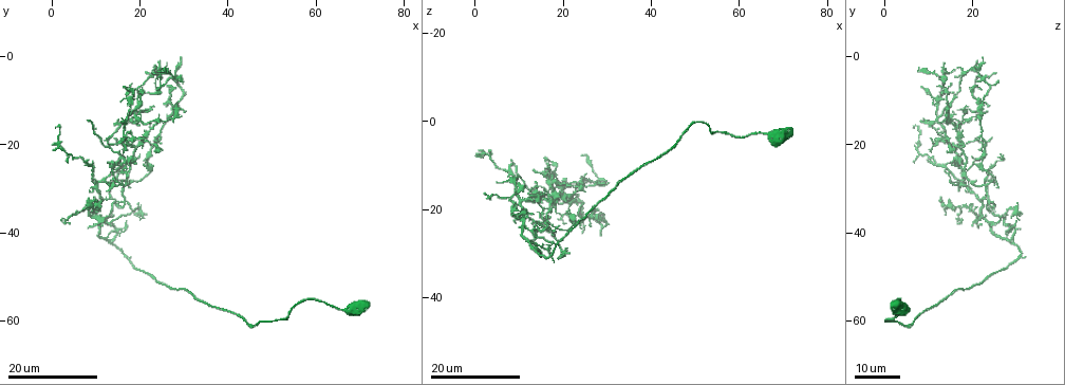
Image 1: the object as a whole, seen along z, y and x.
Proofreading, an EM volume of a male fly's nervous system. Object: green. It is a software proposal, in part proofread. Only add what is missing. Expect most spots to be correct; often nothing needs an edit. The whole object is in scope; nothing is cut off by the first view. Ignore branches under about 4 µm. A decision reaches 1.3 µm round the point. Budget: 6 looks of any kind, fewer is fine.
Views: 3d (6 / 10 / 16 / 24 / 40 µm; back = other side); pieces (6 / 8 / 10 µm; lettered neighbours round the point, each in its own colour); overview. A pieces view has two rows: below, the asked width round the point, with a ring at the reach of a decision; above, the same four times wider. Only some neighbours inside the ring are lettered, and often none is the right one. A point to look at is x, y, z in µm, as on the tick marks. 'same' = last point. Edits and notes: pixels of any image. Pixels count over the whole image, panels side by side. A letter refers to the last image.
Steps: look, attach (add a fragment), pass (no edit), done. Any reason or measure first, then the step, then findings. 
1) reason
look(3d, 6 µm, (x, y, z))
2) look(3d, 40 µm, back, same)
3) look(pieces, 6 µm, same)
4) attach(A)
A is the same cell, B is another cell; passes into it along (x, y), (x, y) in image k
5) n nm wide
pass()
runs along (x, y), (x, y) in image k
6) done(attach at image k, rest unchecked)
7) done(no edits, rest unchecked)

tapers out
look(3d, 24 µm, (18.0, 29.0, 25.5))

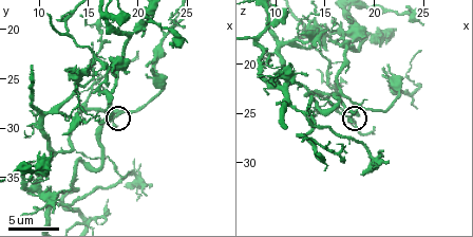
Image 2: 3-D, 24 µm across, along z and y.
look(pieces, 8 µm, (17.8, 29.6, 26.0))

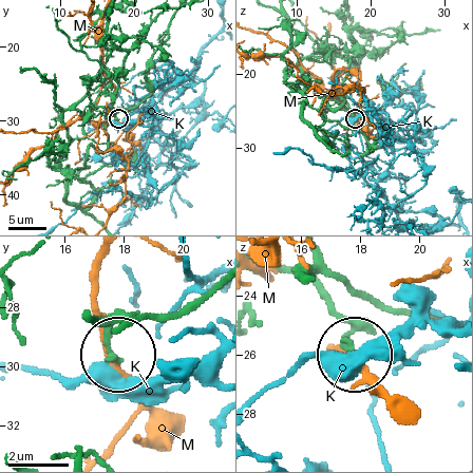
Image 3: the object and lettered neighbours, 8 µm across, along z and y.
160 nm wide
pass()
K and M are other cells; none of them fits

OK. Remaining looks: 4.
an open end
look(3d, 16 µm, (8.0, 23.0, 9.5))

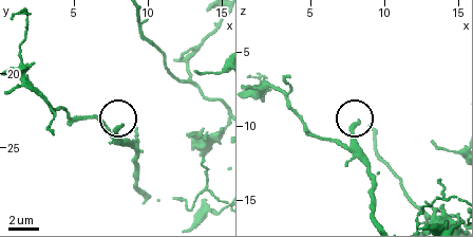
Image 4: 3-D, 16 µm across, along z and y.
look(pieces, 8 µm, (8.2, 23.6, 9.8))

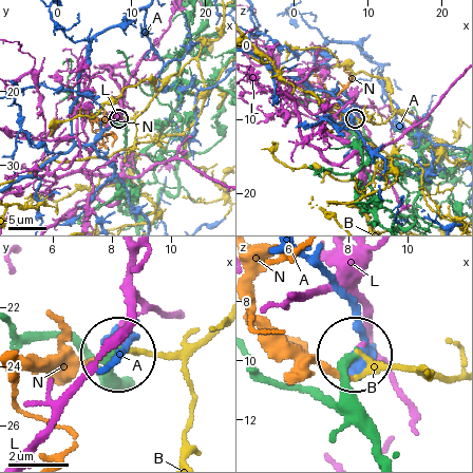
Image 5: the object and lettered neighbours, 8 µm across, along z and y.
pass()
A, B, L and N are other cells; none of them fits

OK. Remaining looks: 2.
branch stops here
look(3d, 16 µm, (8.5, 14.5, 8.5))

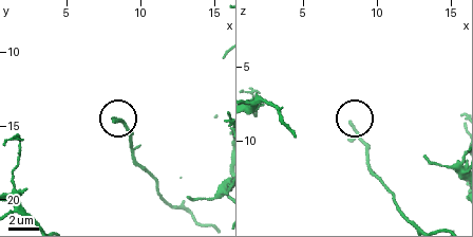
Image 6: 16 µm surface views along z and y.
look(pieces, 8 µm, (8.2, 14.8, 8.8))

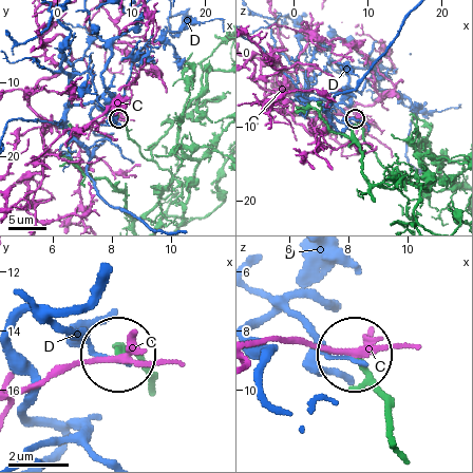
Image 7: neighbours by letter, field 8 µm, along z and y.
pass()
C and D are other cells; no lettered fragment goes on from it

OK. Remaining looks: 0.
done(no edits, rest unchecked)

